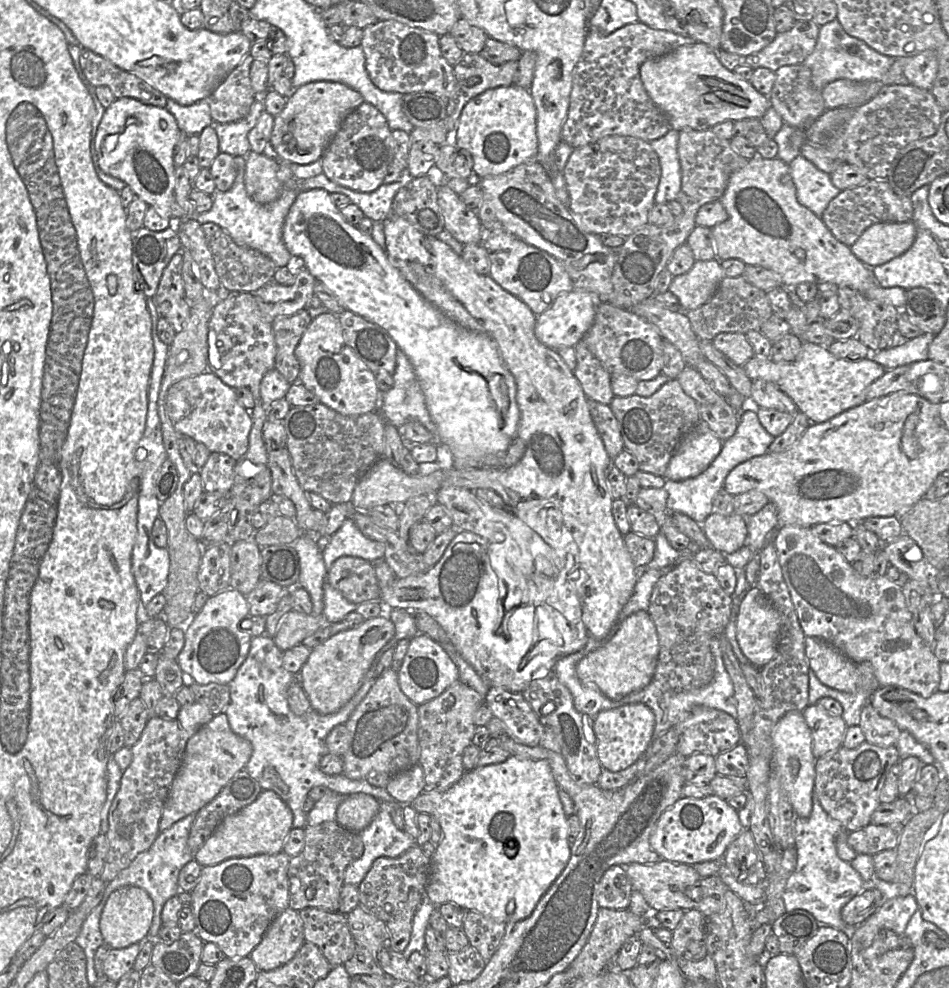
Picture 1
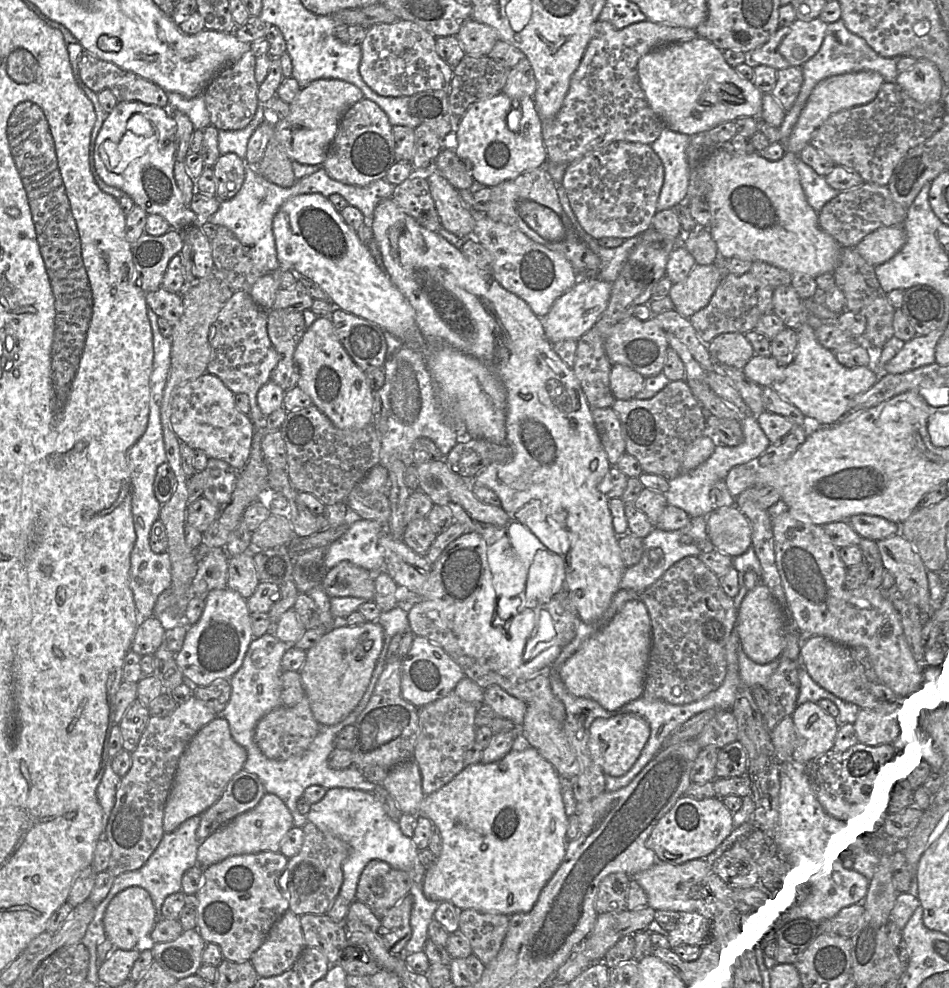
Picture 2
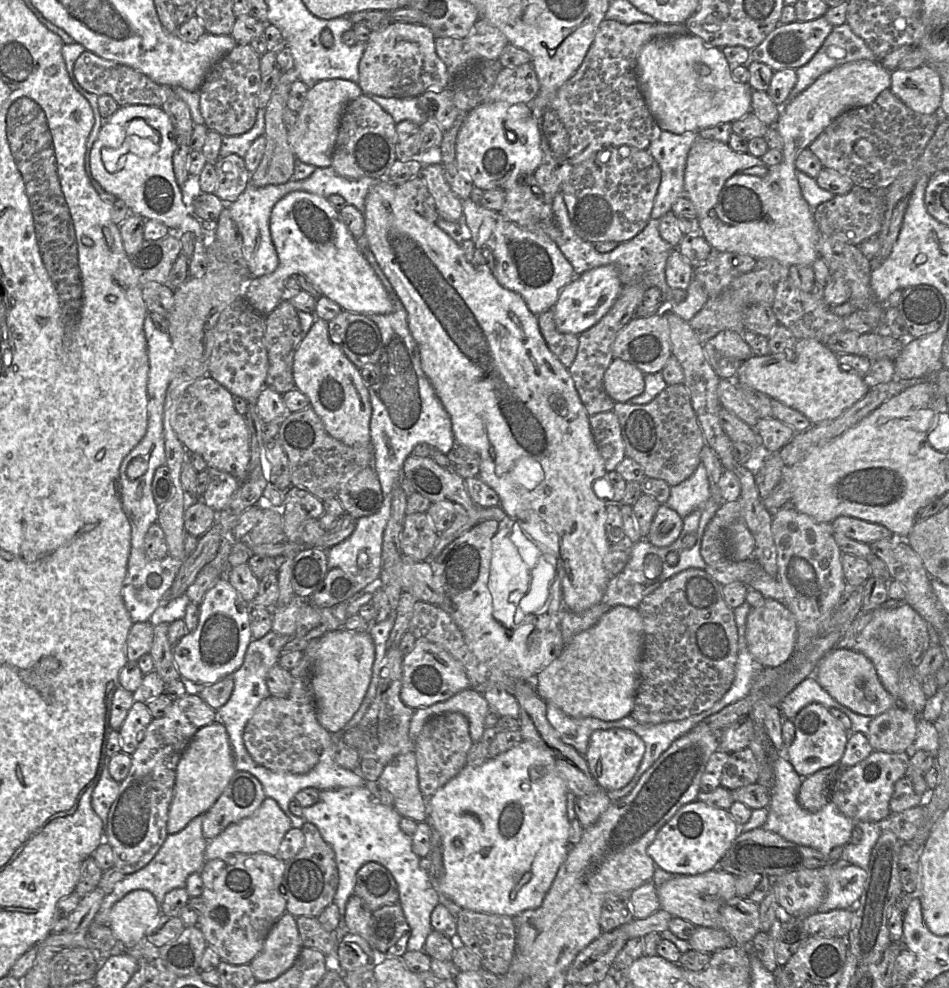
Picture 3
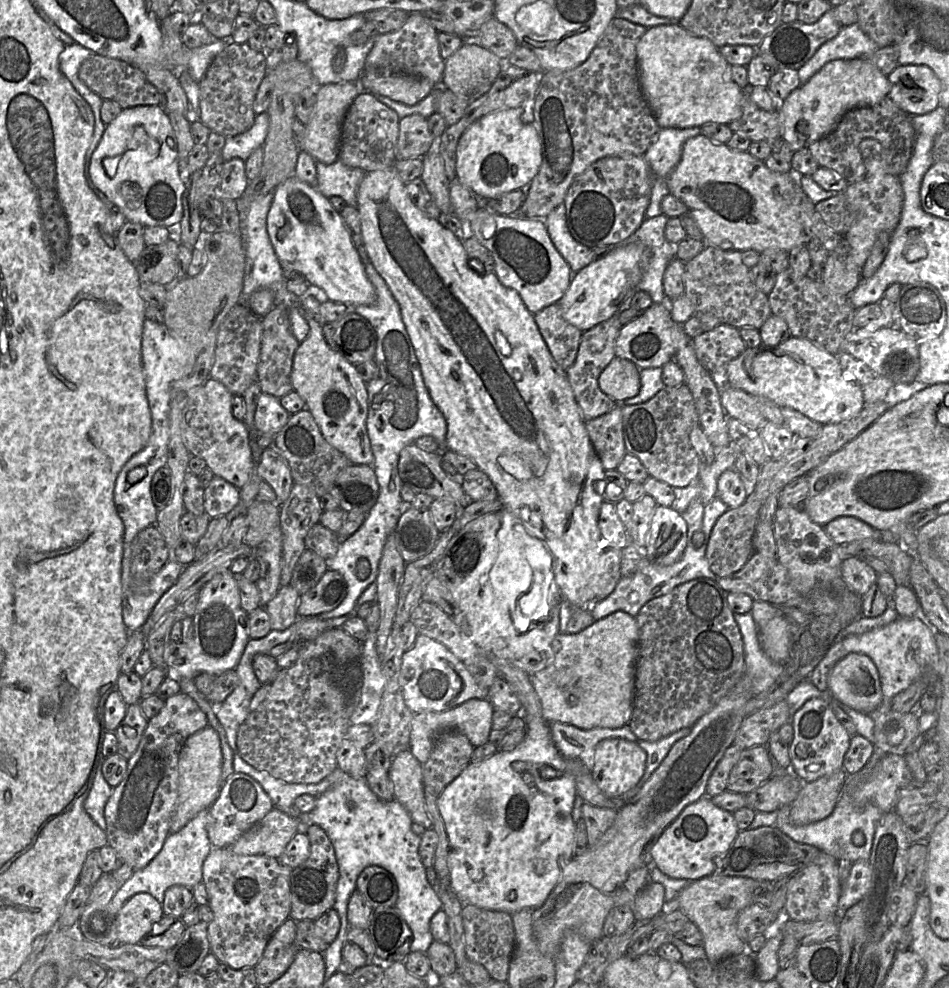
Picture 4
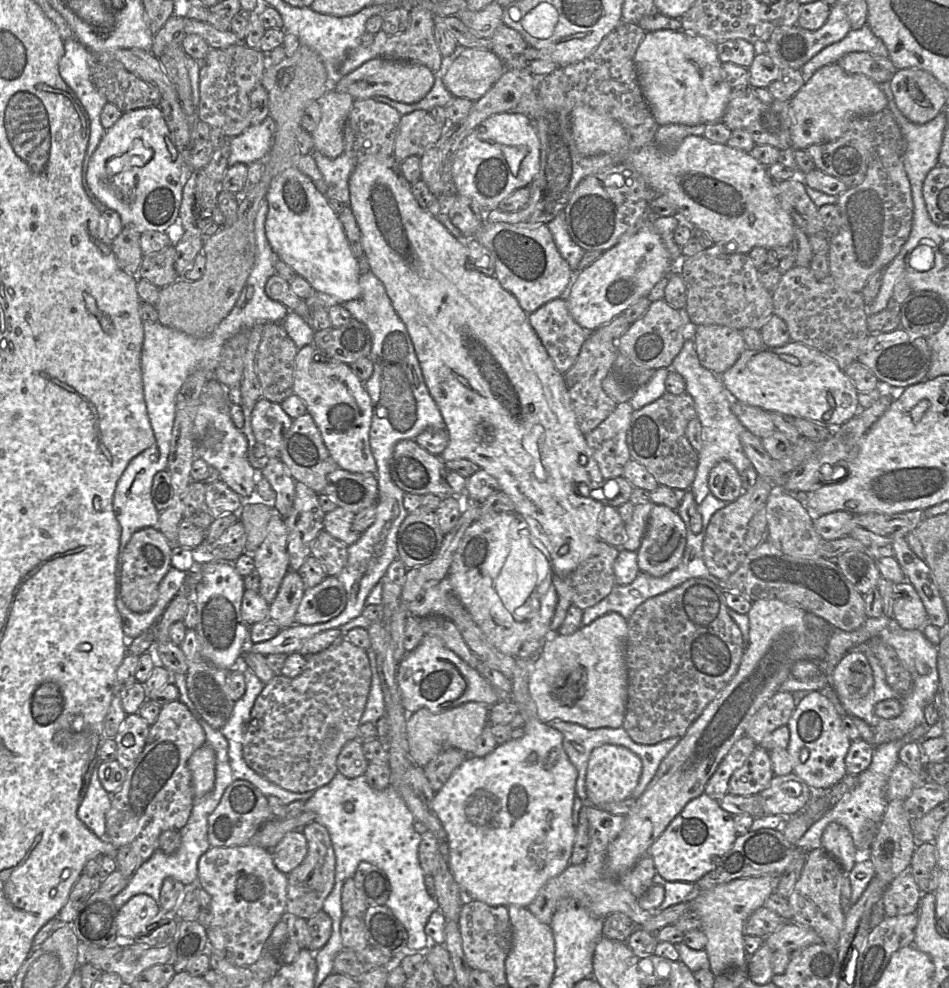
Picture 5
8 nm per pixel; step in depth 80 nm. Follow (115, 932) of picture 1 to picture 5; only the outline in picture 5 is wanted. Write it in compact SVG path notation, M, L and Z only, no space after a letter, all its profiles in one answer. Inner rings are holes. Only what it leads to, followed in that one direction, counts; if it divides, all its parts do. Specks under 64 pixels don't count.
M137 894L117 911L117 935L121 940L134 940L163 918L163 913L151 896Z

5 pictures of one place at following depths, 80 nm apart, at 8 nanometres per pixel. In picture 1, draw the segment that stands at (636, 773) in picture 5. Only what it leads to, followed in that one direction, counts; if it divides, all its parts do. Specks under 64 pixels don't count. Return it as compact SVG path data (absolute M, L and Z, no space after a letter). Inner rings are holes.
M642 703L627 704L618 708L600 711L593 722L596 749L604 769L611 772L622 771L641 758L653 741L655 715Z

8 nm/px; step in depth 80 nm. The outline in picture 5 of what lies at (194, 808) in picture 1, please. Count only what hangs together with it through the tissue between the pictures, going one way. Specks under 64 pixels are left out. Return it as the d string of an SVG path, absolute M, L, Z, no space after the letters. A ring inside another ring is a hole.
M205 744L194 751L188 760L194 799L209 793L215 783L215 751Z

